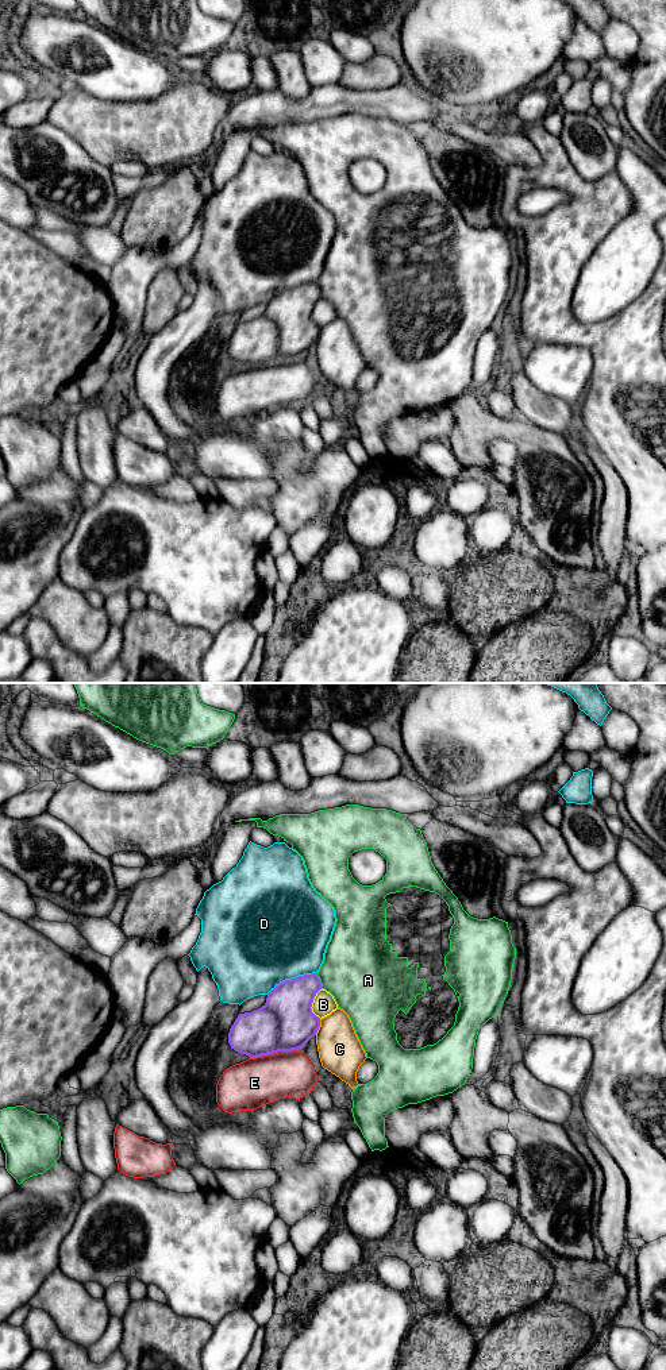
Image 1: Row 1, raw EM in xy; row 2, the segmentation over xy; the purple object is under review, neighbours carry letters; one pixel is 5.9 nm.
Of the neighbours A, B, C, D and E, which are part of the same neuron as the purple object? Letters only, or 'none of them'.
none of them

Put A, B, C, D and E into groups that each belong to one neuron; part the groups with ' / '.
A / B / C / D / E

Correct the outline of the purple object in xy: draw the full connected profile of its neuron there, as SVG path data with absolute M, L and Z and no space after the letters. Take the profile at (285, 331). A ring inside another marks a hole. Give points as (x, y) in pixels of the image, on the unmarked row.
M317 282L276 294L261 317L238 324L228 341L231 358L250 367L303 358L320 336L311 317L320 298Z

